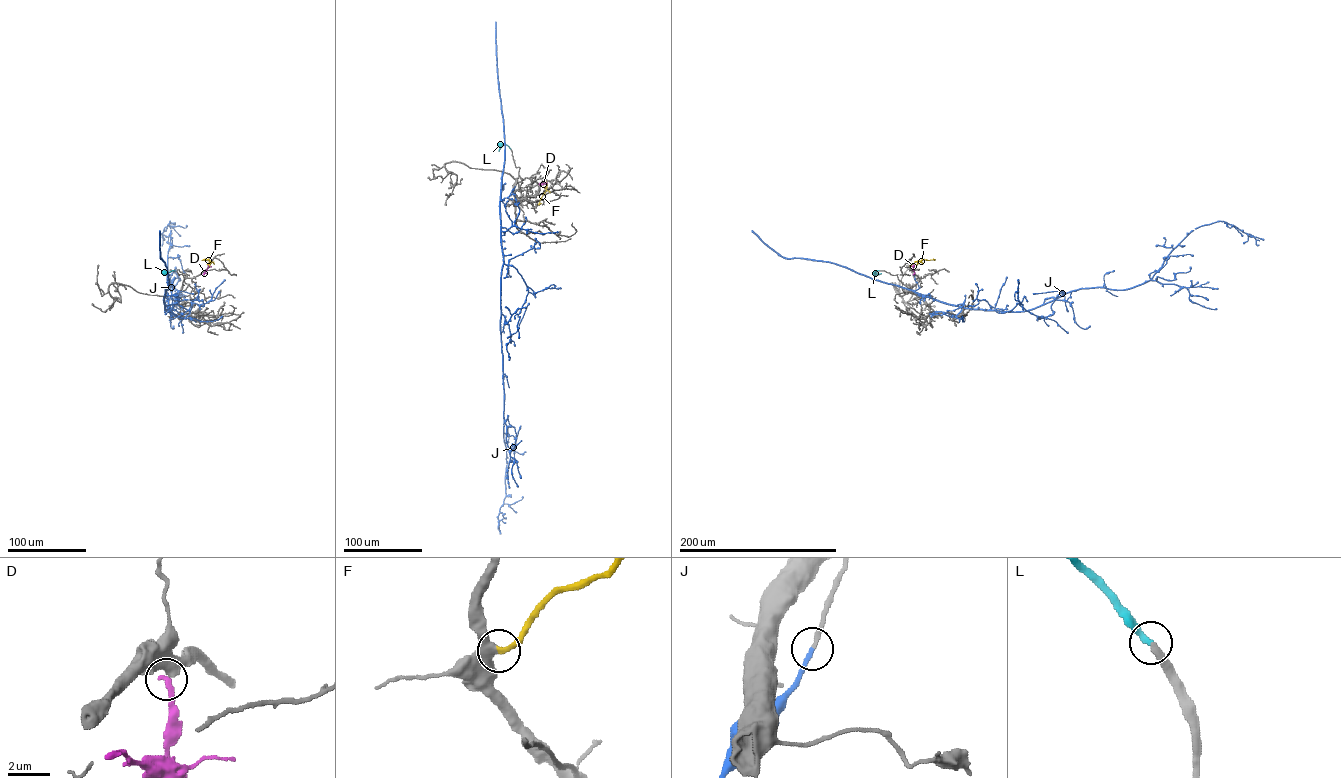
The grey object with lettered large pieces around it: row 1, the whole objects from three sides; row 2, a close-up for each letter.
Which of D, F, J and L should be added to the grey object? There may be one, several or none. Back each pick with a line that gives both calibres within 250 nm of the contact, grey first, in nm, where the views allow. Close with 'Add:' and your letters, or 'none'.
F: Thickness 400 nm (grey) against 260 nm
L: Thickness 320 nm (grey) against 260 nm
Add: F, L

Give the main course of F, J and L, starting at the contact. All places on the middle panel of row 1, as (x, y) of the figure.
F: (545, 180), (546, 190), (537, 205)
J: (515, 186), (508, 197), (500, 200), (503, 257), (500, 332), (507, 463), (506, 497), (499, 520), (505, 513)
L: (510, 149), (504, 144), (498, 151)

